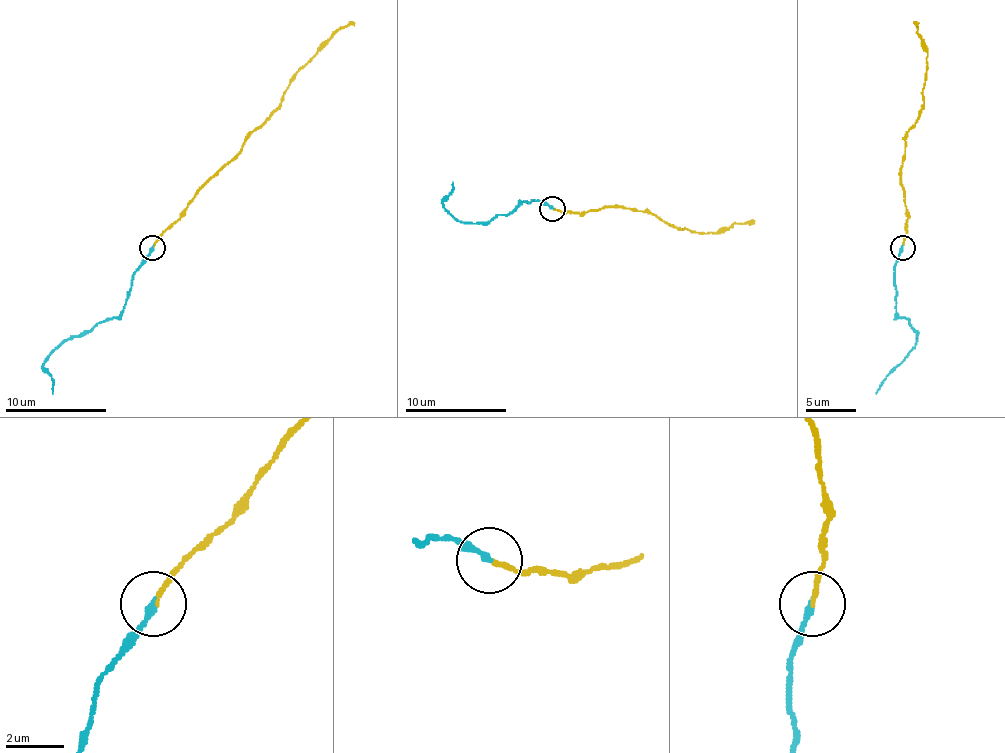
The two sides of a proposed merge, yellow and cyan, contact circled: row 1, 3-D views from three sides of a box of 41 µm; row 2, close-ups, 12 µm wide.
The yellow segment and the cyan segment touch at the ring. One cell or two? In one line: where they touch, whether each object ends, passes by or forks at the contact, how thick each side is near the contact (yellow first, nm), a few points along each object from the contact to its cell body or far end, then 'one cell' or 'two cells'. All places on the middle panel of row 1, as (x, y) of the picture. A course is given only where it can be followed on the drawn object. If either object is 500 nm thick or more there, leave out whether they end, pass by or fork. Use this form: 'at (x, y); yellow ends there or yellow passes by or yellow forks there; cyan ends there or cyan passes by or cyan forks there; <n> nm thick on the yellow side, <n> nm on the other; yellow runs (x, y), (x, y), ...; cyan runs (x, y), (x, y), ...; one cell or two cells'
at (552, 208); yellow ends there; cyan ends there; 150 nm thick on the yellow side, 200 nm on the other; yellow runs (554, 208), (582, 213), (602, 208), (650, 210), (680, 230), (698, 233), (723, 233), (736, 223), (753, 220); cyan runs (551, 208), (534, 200), (519, 202), (488, 223), (461, 223), (443, 205), (453, 190), (453, 182); one cell

